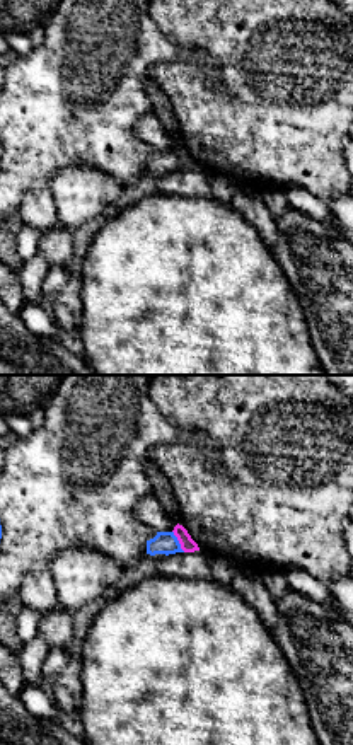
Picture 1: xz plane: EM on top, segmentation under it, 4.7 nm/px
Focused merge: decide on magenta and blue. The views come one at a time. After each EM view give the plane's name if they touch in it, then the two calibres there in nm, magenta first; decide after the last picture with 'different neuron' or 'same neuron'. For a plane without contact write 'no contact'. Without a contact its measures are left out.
meets magenta in xz; 70 nm thick on the magenta side, 110 nm on the other

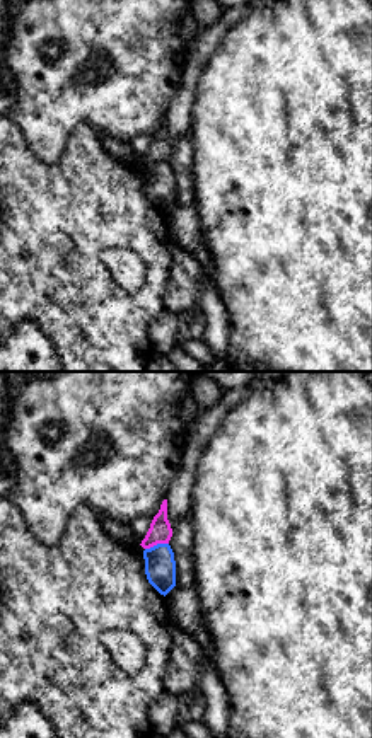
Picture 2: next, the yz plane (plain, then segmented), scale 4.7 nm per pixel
meets magenta in yz; 110 nm thick on the magenta side, 140 nm on the other

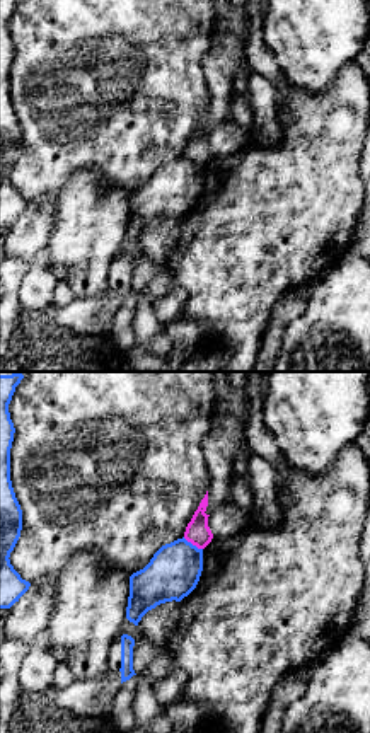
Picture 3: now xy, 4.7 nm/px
meets magenta in xy; 120 nm thick on the magenta side, 240 nm on the other

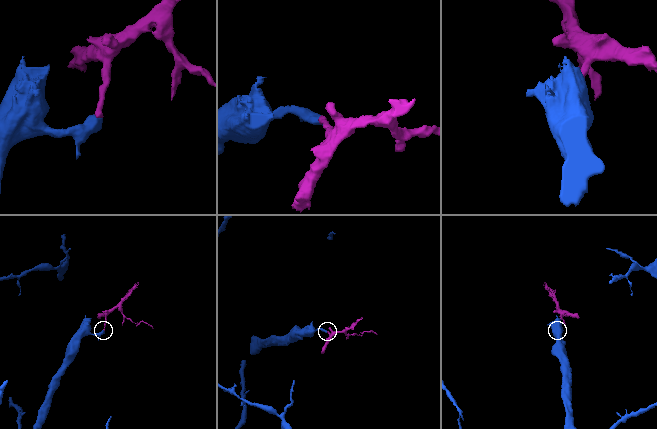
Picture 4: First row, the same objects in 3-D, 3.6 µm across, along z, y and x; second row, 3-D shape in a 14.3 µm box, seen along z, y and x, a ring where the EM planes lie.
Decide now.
different neuron

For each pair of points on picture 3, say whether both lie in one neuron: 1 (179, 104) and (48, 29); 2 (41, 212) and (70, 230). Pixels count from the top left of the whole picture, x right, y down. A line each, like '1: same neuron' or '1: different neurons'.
1: same neuron
2: different neurons

